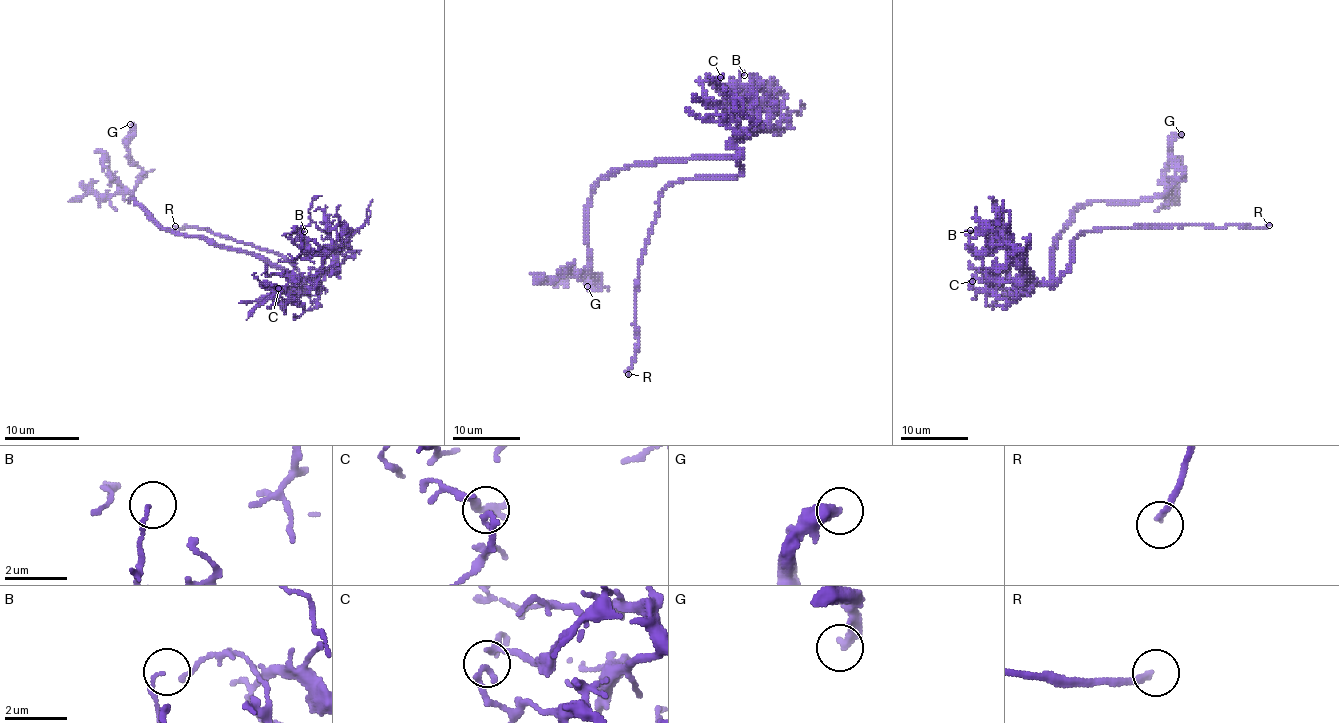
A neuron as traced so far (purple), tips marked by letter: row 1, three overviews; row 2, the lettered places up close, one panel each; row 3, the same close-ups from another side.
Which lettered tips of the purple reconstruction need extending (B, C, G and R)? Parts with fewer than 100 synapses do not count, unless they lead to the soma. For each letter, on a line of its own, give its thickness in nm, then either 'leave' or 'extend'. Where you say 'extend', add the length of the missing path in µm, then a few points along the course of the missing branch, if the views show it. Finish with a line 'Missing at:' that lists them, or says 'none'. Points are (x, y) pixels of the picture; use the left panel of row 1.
B: calibre 110 nm; leave
C: calibre 160 nm; leave
G: calibre 360 nm; leave
R: calibre 200 nm; extend; missing 15 µm; course (175, 226), (222, 226), (233, 224), (239, 218)
Missing at: R

